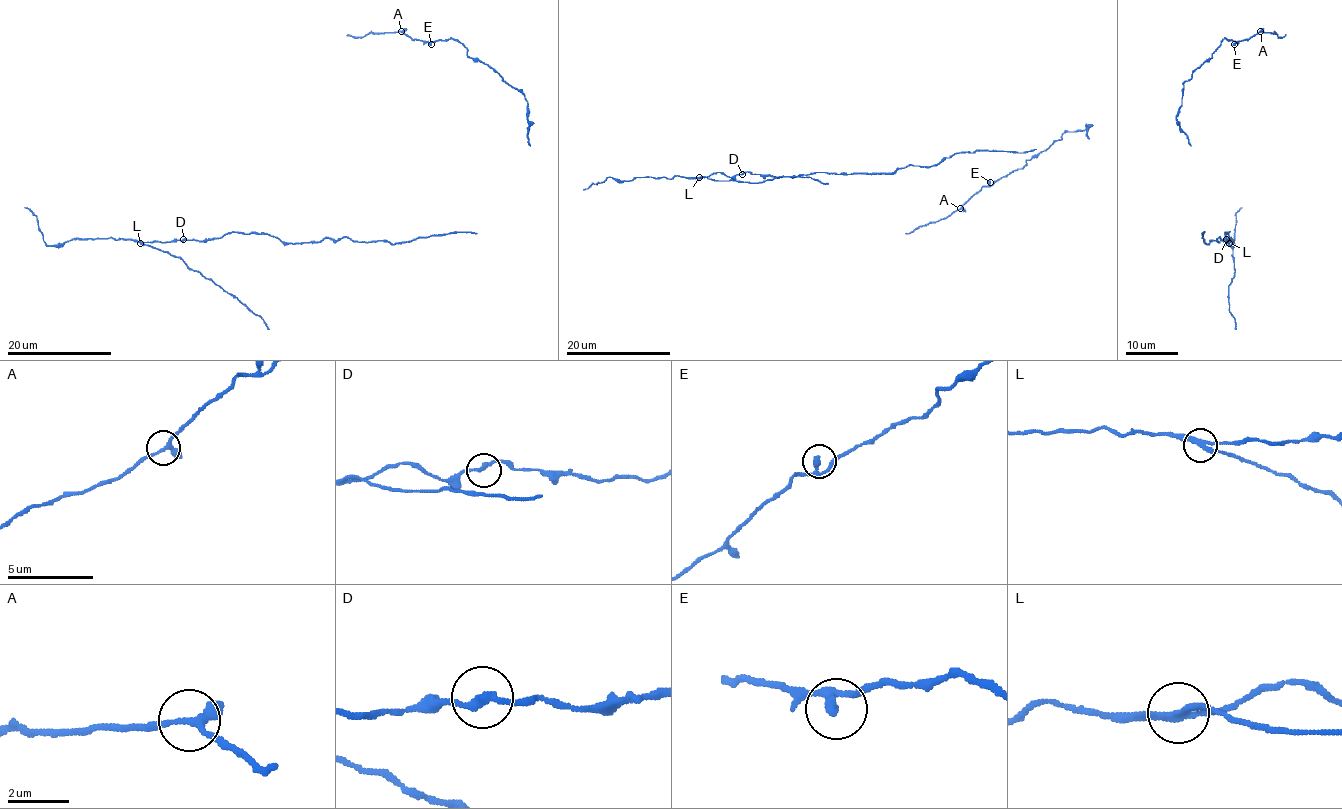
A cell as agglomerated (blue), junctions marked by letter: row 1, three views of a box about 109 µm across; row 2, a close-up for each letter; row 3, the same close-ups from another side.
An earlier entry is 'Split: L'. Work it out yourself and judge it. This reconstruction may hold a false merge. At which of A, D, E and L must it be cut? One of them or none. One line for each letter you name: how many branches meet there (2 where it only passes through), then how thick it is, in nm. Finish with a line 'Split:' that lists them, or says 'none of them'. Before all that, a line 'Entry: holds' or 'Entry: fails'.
Entry: holds
L: 3 branches meet; 240 nm thick
Split: L

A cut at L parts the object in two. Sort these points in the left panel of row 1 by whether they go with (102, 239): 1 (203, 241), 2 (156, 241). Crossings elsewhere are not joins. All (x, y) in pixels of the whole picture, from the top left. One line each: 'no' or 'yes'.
1: yes
2: yes

